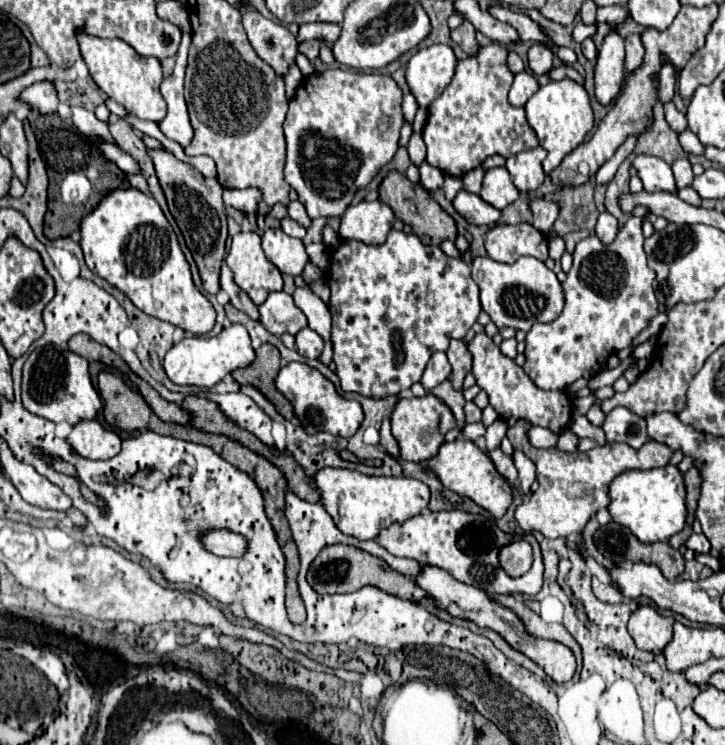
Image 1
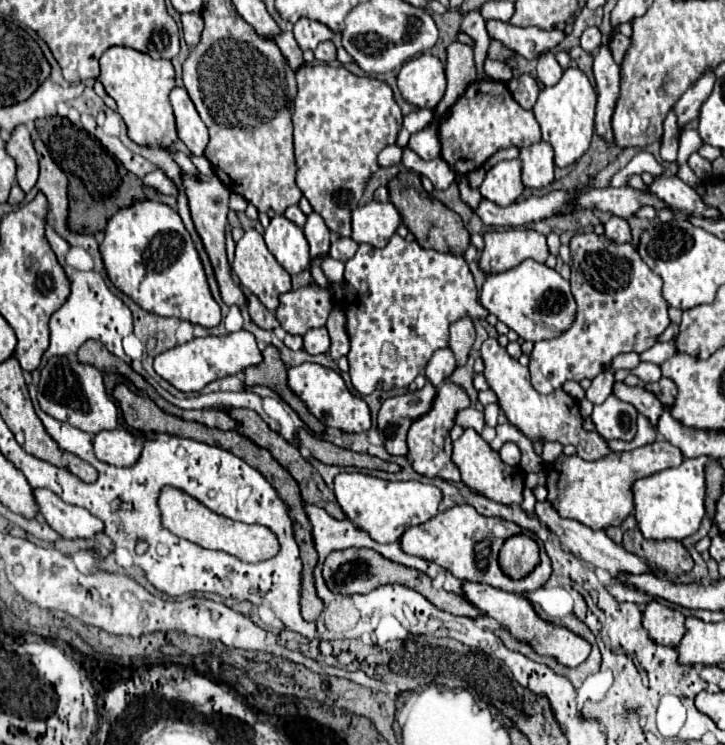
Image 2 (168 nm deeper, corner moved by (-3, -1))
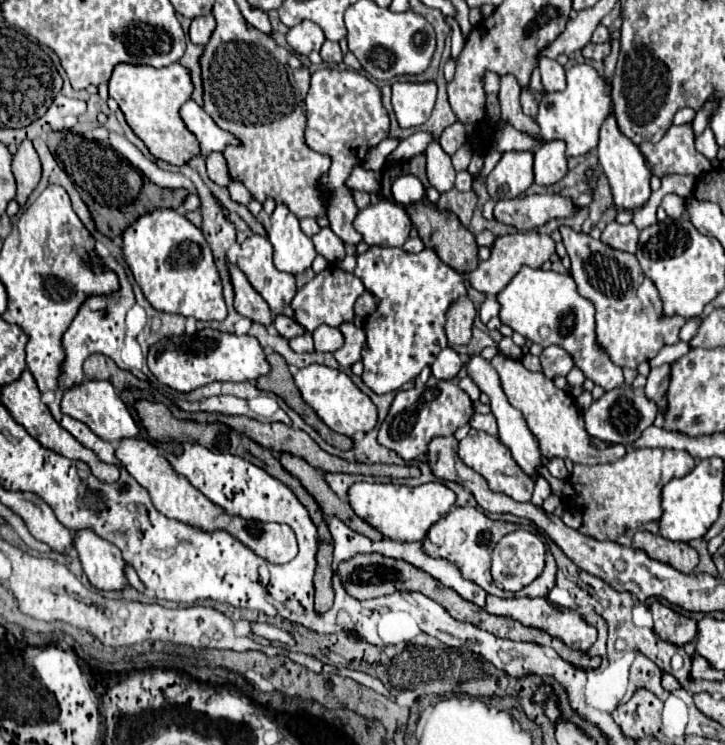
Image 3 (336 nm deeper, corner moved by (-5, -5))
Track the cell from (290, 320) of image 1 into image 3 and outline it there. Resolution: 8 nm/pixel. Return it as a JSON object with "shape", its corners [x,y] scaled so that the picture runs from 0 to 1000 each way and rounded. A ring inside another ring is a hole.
{"shape":[[[457,354],[446,365],[440,365],[429,379],[423,379],[415,389],[410,389],[410,395],[401,405],[401,411],[407,416],[407,430],[426,446],[432,446],[443,435],[470,438],[470,432],[487,432],[492,440],[503,440],[501,427],[487,419],[487,408],[501,392],[503,392],[503,384],[490,368],[476,365]]]}

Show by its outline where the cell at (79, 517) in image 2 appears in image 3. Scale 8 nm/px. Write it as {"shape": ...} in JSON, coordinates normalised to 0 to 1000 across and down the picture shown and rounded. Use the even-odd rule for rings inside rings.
{"shape":[[[126,711],[103,714],[103,738],[123,781],[137,792],[170,792],[178,787],[172,773],[175,754],[167,746],[167,738],[153,728],[137,722]]]}

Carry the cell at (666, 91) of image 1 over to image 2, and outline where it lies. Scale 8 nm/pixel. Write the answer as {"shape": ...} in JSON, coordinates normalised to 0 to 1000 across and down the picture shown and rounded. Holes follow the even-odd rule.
{"shape":[[[923,150],[917,158],[917,180],[912,188],[912,212],[917,217],[928,217],[934,212],[934,196],[937,196],[937,172],[934,172],[934,158],[931,150]]]}

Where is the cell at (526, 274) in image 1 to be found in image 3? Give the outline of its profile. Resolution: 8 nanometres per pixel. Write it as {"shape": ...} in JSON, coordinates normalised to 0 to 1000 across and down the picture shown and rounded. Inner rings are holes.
{"shape":[[[721,357],[697,384],[697,389],[686,395],[686,403],[691,408],[688,427],[694,435],[705,438],[710,446],[732,459],[746,462],[749,467],[760,462],[774,464],[788,475],[793,491],[807,502],[807,507],[818,510],[832,523],[859,518],[859,497],[846,489],[840,475],[834,475],[823,459],[821,411],[796,392],[796,381],[785,368],[768,368],[763,362],[749,365],[746,360]],[[749,438],[757,443],[754,451],[746,451],[743,446]]]}

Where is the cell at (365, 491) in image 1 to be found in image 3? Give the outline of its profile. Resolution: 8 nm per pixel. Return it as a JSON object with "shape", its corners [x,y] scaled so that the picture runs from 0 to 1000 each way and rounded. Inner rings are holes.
{"shape":[[[492,647],[481,658],[481,677],[495,695],[528,714],[531,722],[572,728],[583,725],[592,709],[628,679],[628,660],[608,647],[592,647],[572,655],[526,647]]]}

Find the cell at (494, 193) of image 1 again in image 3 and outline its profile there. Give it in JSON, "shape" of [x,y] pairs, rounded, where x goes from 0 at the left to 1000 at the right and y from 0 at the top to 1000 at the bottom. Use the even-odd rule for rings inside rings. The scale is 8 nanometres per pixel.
{"shape":[[[697,204],[669,244],[680,268],[713,266],[735,247],[735,204]]]}

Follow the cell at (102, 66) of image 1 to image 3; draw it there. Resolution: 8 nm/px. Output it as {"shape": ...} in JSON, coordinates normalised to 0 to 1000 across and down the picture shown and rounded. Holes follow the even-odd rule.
{"shape":[[[247,83],[228,91],[164,86],[150,107],[150,129],[161,134],[178,169],[200,191],[206,204],[214,212],[244,223],[258,220],[269,209],[277,209],[277,199],[269,180],[258,174],[255,164],[247,156],[247,148],[263,132],[263,123],[263,97]]]}

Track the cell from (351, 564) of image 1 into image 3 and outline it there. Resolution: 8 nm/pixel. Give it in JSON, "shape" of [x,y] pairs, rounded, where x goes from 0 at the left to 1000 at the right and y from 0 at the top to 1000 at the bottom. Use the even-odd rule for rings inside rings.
{"shape":[[[492,744],[490,749],[479,752],[479,754],[470,754],[468,757],[468,768],[470,768],[470,779],[473,779],[473,787],[476,792],[492,803],[492,805],[509,805],[509,803],[520,803],[520,800],[531,800],[531,797],[542,797],[542,795],[550,795],[550,792],[561,792],[561,795],[581,795],[586,800],[592,800],[594,805],[606,808],[625,830],[630,832],[639,832],[639,835],[650,835],[688,856],[702,856],[702,859],[716,859],[716,862],[735,862],[735,864],[749,864],[749,867],[760,867],[774,883],[779,883],[779,889],[785,889],[788,894],[796,894],[799,899],[818,899],[818,897],[826,897],[829,891],[829,883],[826,881],[812,881],[812,878],[804,878],[804,875],[793,875],[788,872],[785,867],[779,867],[771,856],[763,856],[757,854],[754,848],[749,846],[741,846],[741,843],[727,843],[721,840],[719,835],[708,832],[708,830],[694,830],[694,827],[683,827],[683,824],[674,824],[672,819],[655,813],[652,808],[636,803],[628,792],[611,787],[606,779],[600,779],[594,770],[572,762],[570,757],[559,754],[559,752],[545,752],[545,749],[534,749],[534,746],[526,746],[526,744]]]}

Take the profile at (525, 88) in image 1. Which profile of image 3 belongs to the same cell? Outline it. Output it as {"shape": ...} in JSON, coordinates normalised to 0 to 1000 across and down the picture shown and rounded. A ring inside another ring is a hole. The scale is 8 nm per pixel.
{"shape":[[[721,121],[719,123],[719,145],[721,145],[721,150],[727,156],[735,156],[735,158],[741,156],[741,134],[738,134],[732,121]]]}

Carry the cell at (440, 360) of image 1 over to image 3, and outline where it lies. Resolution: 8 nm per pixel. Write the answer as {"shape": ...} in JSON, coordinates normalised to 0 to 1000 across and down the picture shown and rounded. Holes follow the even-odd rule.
{"shape":[[[617,464],[614,470],[606,472],[606,478],[597,486],[594,497],[597,497],[600,507],[606,507],[606,510],[622,510],[622,507],[628,507],[633,502],[636,491],[639,491],[639,486],[636,486],[633,475],[625,467]]]}

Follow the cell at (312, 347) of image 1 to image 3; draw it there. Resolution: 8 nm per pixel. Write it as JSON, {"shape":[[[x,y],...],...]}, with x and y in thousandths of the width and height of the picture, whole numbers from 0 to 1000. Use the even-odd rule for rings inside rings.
{"shape":[[[440,438],[432,446],[432,456],[434,456],[434,470],[437,472],[462,472],[465,467],[473,464],[470,443],[457,440],[457,438]]]}

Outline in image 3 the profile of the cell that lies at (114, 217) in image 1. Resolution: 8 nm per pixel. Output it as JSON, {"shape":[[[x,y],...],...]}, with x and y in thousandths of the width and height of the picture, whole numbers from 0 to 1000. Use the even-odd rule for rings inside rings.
{"shape":[[[211,282],[208,287],[194,290],[186,301],[181,301],[170,314],[170,341],[181,357],[186,376],[192,379],[197,395],[208,405],[211,413],[233,421],[266,424],[272,430],[310,430],[313,411],[308,403],[308,384],[299,368],[299,357],[294,352],[291,330],[286,328],[280,311],[266,303],[263,295],[250,290],[241,282]]]}

